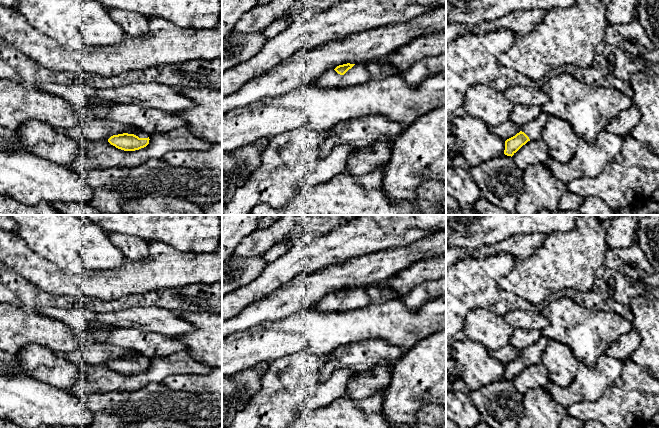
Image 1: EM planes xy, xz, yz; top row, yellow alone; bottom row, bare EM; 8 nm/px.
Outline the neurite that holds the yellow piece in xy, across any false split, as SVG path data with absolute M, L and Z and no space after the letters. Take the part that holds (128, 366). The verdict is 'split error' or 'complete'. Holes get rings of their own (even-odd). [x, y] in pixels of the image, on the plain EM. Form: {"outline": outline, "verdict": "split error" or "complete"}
{"outline": "M144 356L134 358L118 358L108 363L108 366L118 373L124 375L135 375L146 371L149 368L149 360Z", "verdict": "split error"}

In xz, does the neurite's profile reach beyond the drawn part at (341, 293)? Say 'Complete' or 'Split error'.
Split error

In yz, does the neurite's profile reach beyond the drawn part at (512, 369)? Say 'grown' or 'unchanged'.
grown

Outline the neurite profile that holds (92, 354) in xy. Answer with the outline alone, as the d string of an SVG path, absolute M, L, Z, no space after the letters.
M108 344L88 345L68 353L61 353L66 360L79 364L100 365L108 364L113 359L128 357L136 358L140 354L135 350L123 349Z

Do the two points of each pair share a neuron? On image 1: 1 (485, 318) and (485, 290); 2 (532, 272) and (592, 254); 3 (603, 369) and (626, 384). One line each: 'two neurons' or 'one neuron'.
1: two neurons
2: one neuron
3: two neurons

